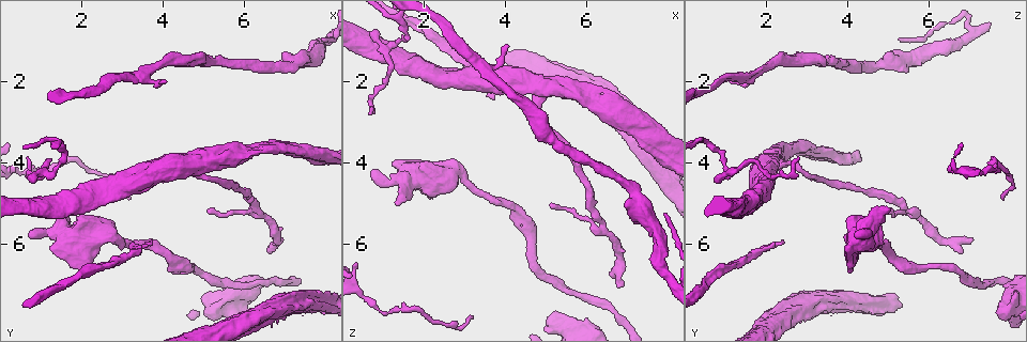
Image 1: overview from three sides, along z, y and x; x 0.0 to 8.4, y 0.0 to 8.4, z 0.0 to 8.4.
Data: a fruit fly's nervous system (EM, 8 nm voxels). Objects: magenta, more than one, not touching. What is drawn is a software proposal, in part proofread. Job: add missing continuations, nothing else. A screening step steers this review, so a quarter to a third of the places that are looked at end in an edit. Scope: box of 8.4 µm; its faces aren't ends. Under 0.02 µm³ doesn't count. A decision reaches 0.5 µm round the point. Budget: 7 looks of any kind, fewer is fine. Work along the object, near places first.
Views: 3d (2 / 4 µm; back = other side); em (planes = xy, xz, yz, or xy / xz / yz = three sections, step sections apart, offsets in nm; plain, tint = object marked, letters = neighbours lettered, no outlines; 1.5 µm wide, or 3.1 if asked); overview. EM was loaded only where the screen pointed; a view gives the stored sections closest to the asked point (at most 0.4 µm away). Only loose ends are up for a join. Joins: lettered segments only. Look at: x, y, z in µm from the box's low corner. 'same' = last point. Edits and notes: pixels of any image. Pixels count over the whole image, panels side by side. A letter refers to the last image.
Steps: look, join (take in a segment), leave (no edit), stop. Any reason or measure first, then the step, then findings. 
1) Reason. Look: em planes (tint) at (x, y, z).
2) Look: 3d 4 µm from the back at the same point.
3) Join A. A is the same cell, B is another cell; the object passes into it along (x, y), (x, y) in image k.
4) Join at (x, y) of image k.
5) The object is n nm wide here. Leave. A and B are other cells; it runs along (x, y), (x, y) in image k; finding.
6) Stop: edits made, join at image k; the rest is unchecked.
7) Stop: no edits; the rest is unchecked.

Thick end. Look: 3d 4 µm at (1.35, 5.25, 4.90).

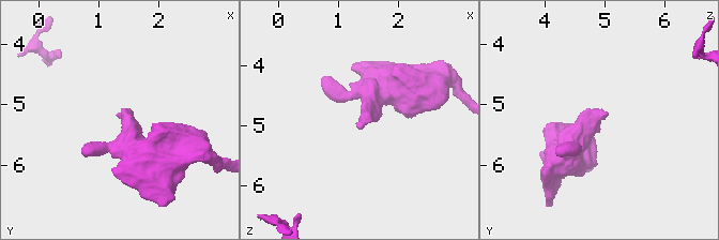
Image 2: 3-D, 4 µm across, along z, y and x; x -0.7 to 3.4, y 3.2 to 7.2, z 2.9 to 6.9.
Look: em planes (letters) at (1.30, 5.20, 4.95).

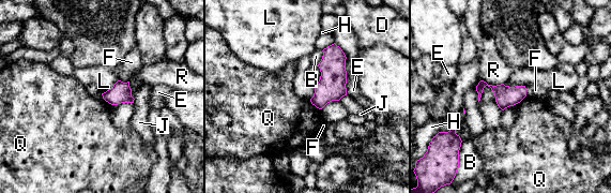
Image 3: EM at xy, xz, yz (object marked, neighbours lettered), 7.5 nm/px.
Leave. B, D, E, F, H, J, L, Q and R are other cells; a border runs along (455, 128), (455, 132), (462, 140) in image 3; no lettered segment goes on from it.

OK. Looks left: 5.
Look: 3d 2 µm from the back at (6.80, 5.85, 7.10).

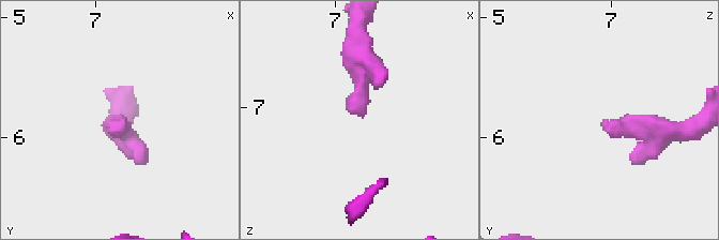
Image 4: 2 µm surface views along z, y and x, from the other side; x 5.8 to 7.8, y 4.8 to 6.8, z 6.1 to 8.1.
Need the tissue. Look: em yz step 8 (letters) at (6.78, 5.90, 7.08).

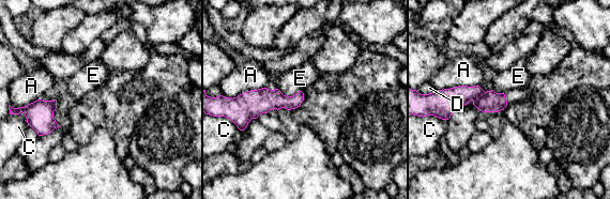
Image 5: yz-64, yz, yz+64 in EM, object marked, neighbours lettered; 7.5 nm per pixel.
The object is 100 nm wide here. Leave. A, C, D and E are other cells; no lettered segment goes on from it.

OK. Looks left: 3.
An open end. Look: em xy step 4 (tint) at (6.85, 3.70, 2.40).

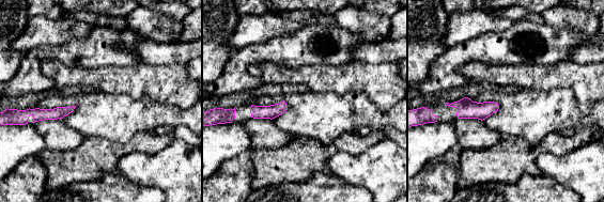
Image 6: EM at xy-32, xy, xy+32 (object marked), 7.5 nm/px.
Cut it another way. Look: em planes (letters) at the same point.

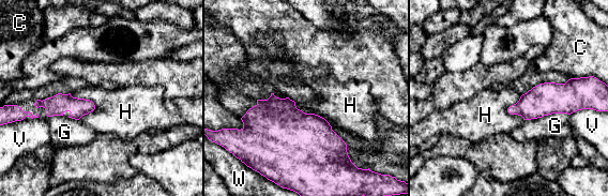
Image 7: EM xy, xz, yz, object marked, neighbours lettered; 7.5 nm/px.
Leave. C, G, H, V and W are other cells; it runs along (38, 103), (91, 107) in image 7; none of them fits.

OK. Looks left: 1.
Stop: no edits; the rest is unchecked.

